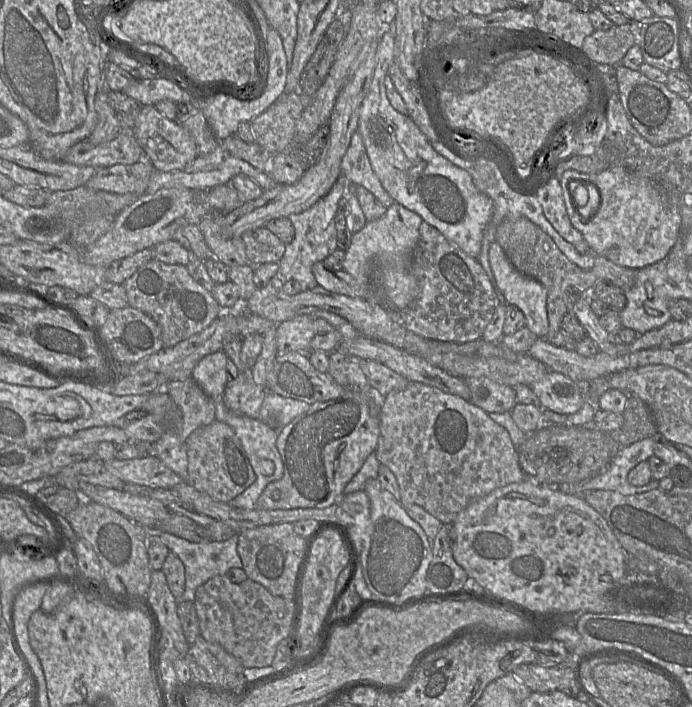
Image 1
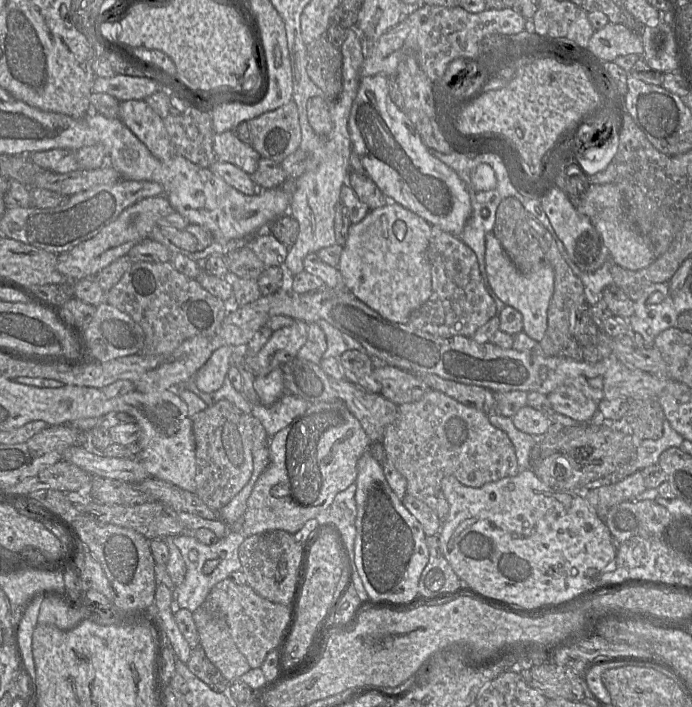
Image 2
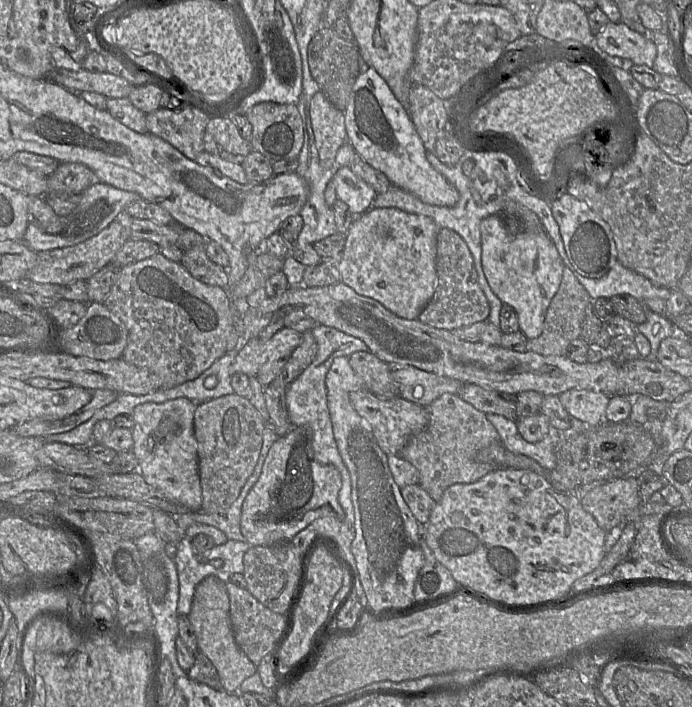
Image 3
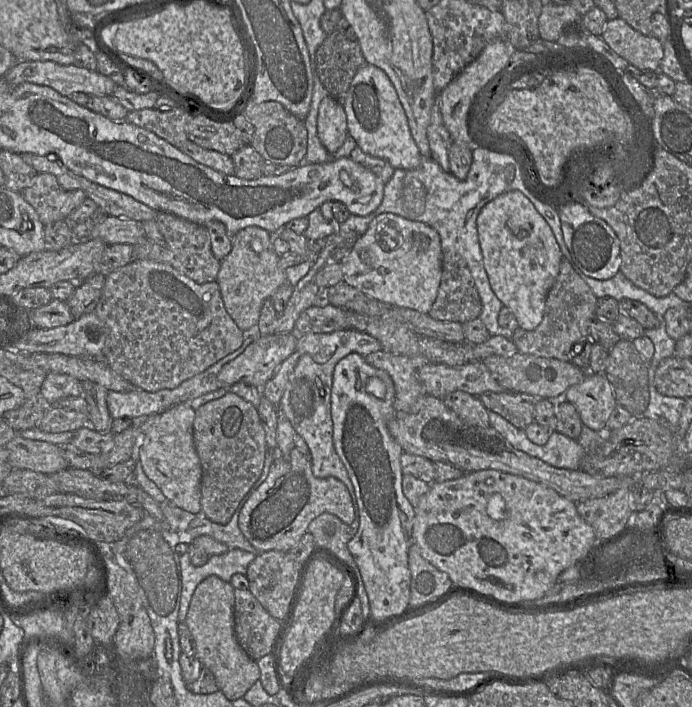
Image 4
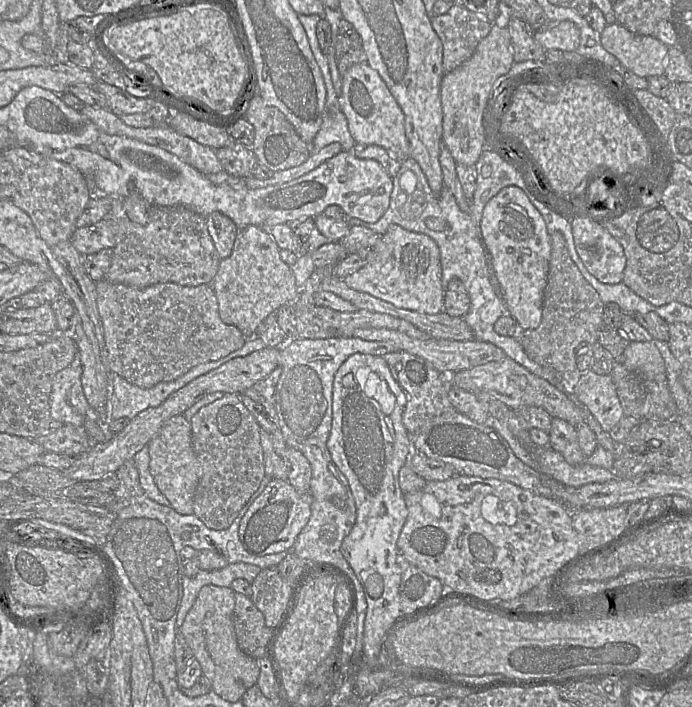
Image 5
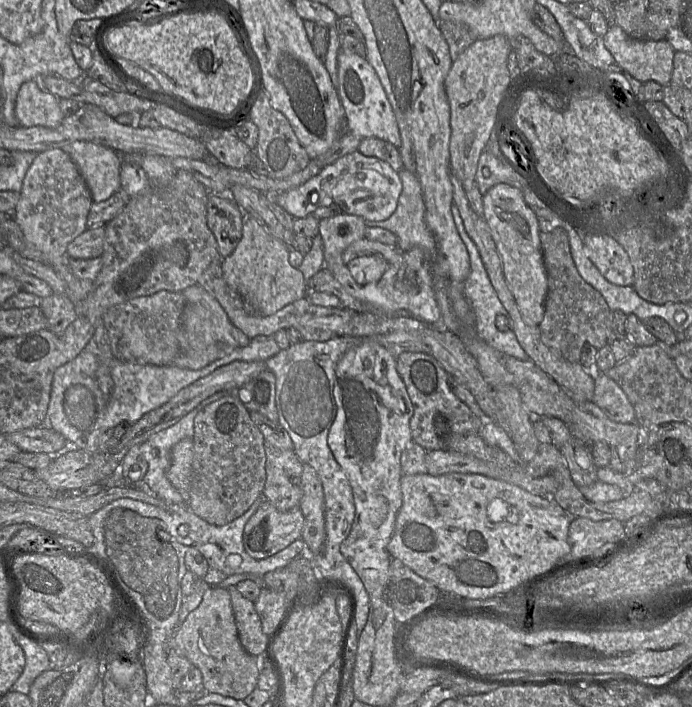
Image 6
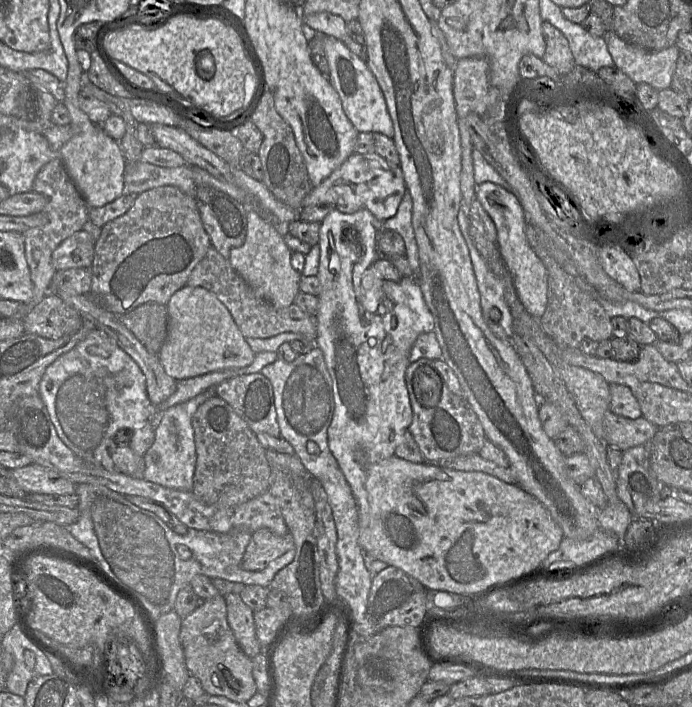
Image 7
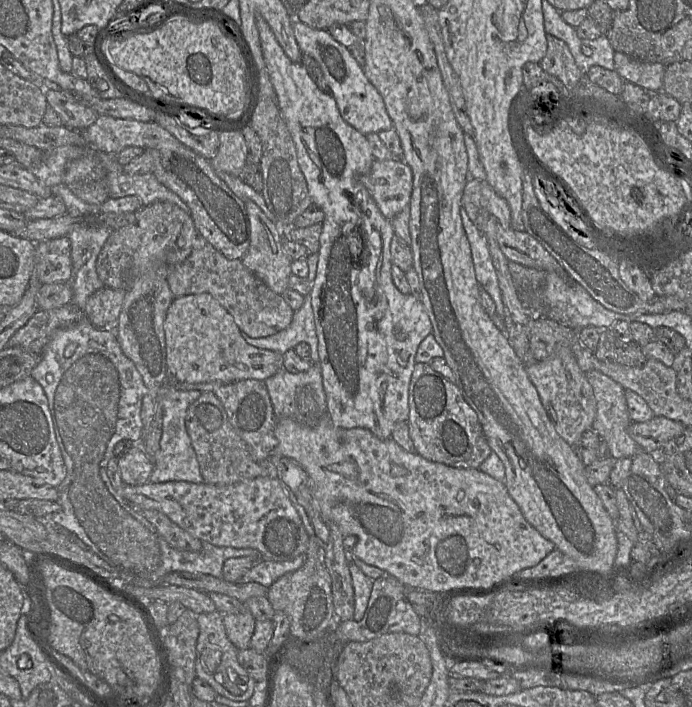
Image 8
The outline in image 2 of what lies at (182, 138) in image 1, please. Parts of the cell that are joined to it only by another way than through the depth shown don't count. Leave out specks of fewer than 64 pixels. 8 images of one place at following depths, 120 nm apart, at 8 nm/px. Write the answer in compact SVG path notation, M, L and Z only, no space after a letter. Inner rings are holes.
M144 100L121 101L119 118L160 161L175 155L163 118Z

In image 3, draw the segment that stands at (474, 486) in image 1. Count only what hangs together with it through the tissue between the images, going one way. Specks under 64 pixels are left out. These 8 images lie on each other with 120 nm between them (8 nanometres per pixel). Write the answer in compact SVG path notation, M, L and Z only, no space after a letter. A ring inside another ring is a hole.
M444 393L427 407L429 413L428 426L420 433L414 435L402 448L399 456L415 466L419 472L419 485L438 503L444 491L456 483L474 483L489 472L504 467L497 467L489 463L475 461L476 453L499 440L499 434L494 426L487 420L486 414L477 410L464 401L457 394Z

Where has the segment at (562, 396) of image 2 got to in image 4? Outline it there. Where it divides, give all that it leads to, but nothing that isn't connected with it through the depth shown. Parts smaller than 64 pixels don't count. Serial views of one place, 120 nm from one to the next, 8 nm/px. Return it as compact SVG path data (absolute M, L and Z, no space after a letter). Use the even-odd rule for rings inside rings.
M588 371L583 381L570 386L565 400L575 406L582 423L595 431L607 428L607 421L617 401L605 374Z

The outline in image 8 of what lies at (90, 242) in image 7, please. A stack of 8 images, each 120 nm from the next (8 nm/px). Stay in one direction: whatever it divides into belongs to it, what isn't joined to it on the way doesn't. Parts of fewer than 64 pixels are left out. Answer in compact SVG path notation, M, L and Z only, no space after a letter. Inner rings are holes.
M67 235L40 241L37 274L42 284L68 282L71 271L71 243Z

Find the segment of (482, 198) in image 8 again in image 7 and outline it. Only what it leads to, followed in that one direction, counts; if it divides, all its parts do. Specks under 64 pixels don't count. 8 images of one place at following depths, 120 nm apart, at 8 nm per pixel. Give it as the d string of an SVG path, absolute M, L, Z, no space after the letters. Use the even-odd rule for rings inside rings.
M492 182L476 185L476 199L491 217L497 229L497 246L501 258L509 270L517 296L525 309L533 317L540 319L548 304L548 273L547 270L530 247L525 235L524 210L514 193Z

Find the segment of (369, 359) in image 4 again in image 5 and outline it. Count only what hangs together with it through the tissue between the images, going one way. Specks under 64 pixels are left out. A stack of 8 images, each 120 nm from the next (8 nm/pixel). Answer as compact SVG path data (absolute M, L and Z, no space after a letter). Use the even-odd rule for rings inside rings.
M405 351L387 353L382 357L406 396L402 421L410 435L420 432L435 417L455 409L448 398L446 375L439 372L432 363Z

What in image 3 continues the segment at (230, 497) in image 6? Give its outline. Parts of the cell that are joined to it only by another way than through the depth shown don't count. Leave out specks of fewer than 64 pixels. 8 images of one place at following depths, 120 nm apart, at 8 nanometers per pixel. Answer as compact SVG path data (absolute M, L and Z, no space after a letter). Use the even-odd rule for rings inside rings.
M237 394L201 403L194 412L198 467L202 489L202 510L225 513L238 498L257 465L266 423L250 400Z

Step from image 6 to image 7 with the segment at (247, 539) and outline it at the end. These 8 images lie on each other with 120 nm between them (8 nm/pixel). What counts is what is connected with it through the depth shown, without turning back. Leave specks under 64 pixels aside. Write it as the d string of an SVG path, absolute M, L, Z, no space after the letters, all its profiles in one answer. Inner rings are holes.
M267 528L258 529L252 533L241 561L241 568L247 571L262 571L293 548L295 544L290 532L285 536L278 536Z

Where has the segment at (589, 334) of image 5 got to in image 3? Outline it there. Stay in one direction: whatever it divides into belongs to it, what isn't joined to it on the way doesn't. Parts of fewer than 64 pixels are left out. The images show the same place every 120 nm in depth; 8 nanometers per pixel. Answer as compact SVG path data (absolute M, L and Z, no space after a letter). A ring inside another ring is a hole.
M565 266L559 288L547 308L543 331L539 337L527 340L527 351L543 356L565 355L569 344L573 340L581 338L581 324L585 310L592 301L588 292L575 277L574 273Z

